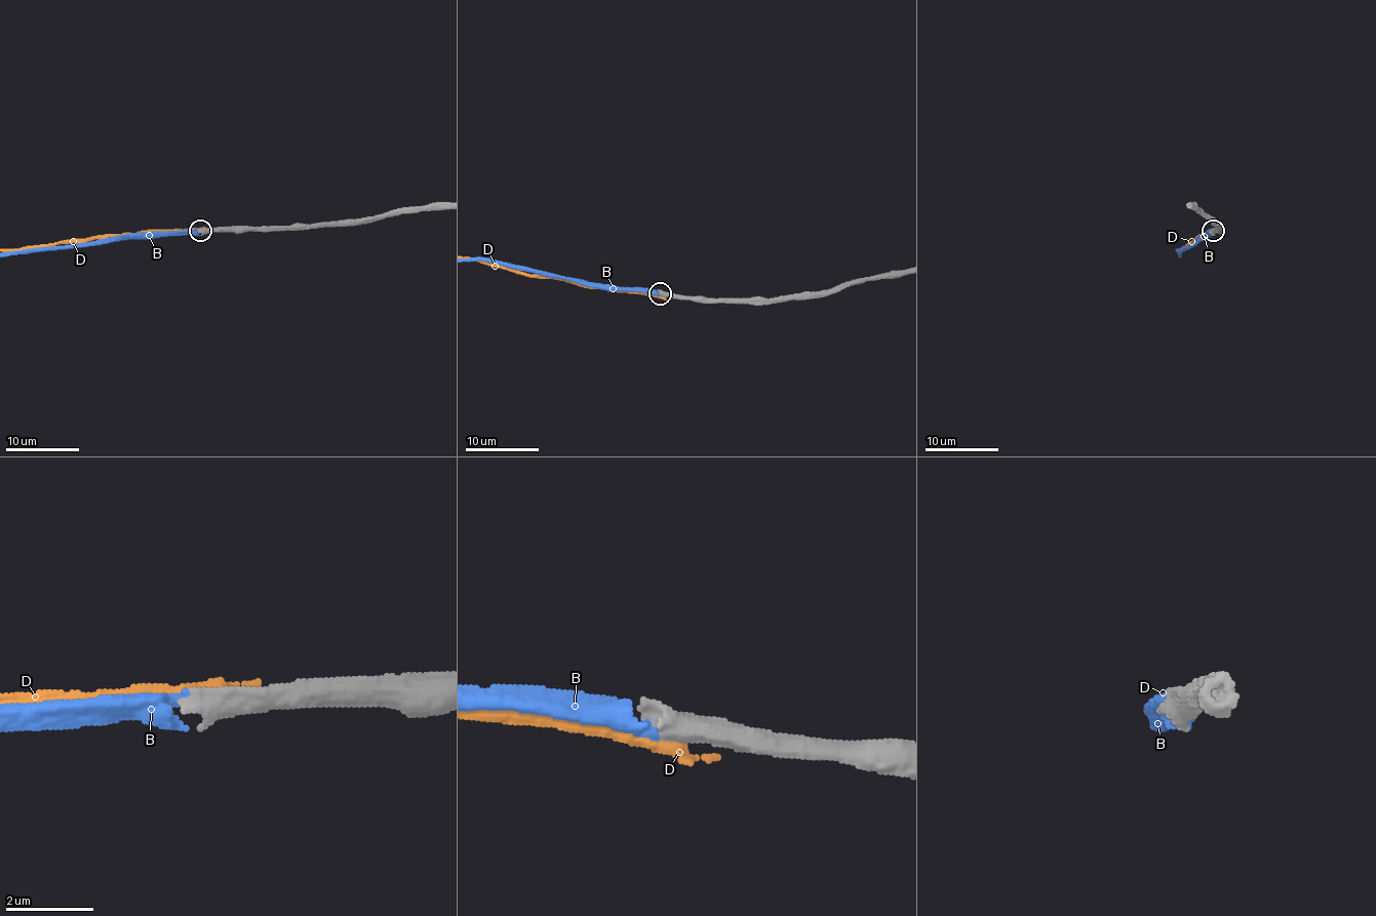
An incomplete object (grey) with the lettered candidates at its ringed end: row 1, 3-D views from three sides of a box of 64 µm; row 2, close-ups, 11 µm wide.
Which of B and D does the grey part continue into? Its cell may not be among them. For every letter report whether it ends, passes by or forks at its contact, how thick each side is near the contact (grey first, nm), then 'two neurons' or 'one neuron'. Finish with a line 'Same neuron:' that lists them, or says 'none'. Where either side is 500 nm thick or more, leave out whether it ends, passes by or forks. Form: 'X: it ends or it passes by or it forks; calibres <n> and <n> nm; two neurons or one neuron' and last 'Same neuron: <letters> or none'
B: calibres 600 and 400 nm; one neuron
D: calibres 700 and 340 nm; two neurons
Same neuron: B

